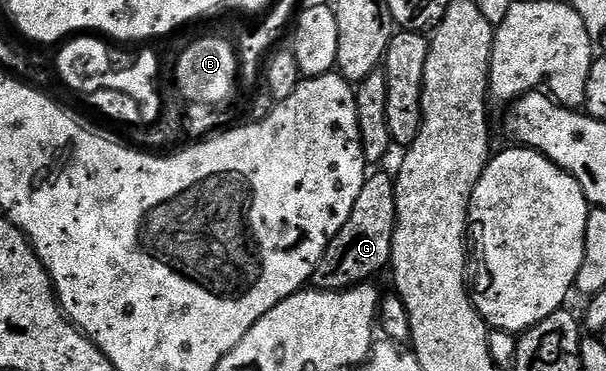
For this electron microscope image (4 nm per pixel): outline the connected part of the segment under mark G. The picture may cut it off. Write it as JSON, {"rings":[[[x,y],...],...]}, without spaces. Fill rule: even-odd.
{"rings":[[[372,173],[361,188],[361,196],[357,196],[357,204],[353,204],[349,220],[319,261],[314,281],[325,290],[347,290],[350,286],[370,283],[374,279],[371,277],[382,270],[384,273],[391,265],[393,232],[398,219],[395,178]]]}

